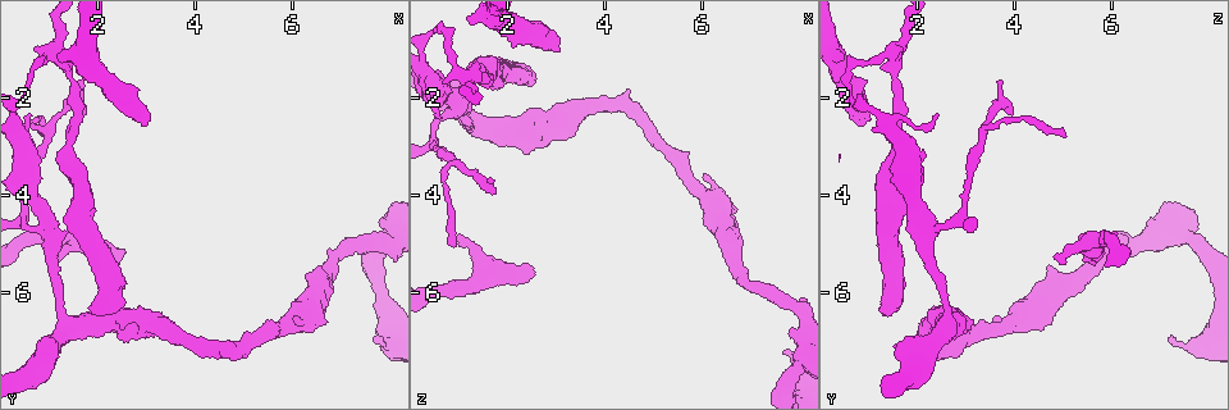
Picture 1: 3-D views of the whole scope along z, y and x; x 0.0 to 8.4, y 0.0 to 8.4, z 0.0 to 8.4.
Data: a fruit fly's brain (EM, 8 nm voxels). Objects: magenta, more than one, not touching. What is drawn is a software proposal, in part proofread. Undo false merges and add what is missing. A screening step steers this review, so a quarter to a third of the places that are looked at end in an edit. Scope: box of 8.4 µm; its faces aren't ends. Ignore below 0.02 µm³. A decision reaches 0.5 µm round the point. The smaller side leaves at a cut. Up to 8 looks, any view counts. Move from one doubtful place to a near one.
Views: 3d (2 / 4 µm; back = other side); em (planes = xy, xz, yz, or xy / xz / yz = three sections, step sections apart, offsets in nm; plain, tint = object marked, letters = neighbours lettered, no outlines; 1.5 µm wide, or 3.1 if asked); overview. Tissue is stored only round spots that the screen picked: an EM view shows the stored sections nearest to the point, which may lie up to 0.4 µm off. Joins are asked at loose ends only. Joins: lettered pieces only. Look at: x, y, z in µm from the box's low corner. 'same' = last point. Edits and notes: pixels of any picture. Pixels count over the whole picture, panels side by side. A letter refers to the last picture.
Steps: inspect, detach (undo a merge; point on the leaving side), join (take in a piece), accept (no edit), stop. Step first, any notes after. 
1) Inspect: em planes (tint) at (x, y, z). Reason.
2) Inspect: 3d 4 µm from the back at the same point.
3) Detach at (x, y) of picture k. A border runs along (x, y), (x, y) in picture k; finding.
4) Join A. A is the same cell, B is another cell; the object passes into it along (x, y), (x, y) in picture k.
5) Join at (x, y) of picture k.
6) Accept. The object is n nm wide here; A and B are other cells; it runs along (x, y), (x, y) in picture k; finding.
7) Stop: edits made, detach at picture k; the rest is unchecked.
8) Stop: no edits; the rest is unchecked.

Inspect: em planes (plain) at (3.10, 2.50, 1.00). An open end.

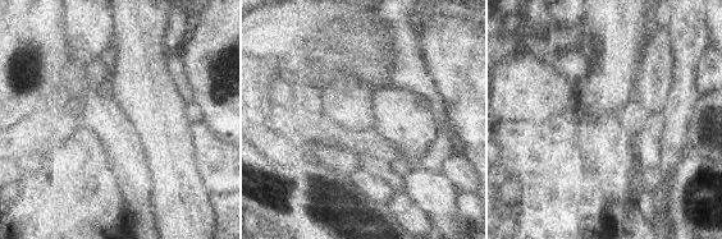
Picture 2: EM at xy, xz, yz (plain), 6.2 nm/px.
Inspect: em planes (letters) at the same point.

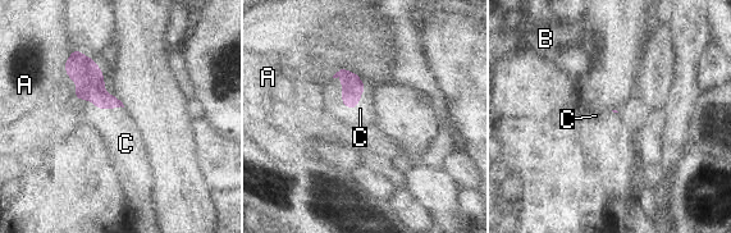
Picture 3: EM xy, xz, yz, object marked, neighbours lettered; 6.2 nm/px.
Join at (360, 109) of picture 3. C is the same cell, A and B are other cells; the object passes into it along (352, 86), (357, 105), (360, 109) in picture 3; it goes on there.

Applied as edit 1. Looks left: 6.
Inspect: overview.

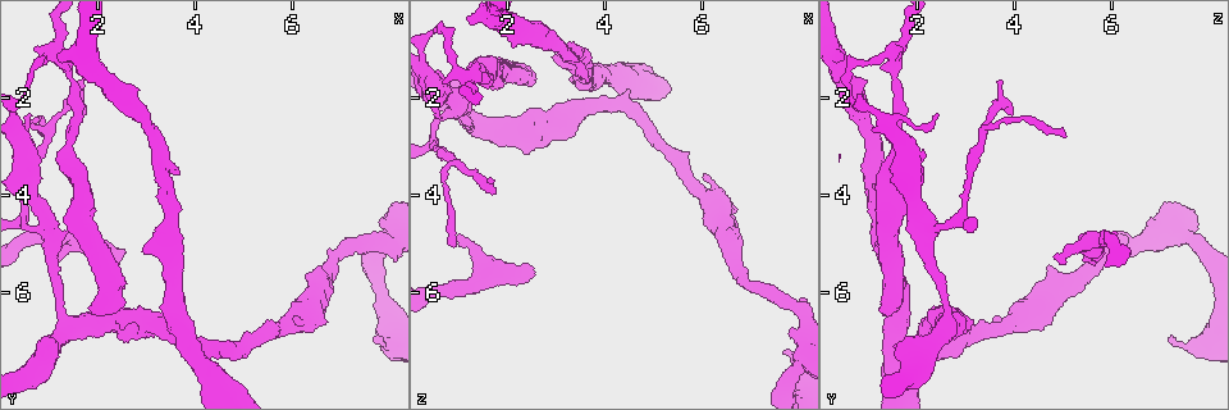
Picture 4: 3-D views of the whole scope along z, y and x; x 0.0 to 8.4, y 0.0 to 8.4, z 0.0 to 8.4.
Inspect: em planes (letters) at (2.55, 5.10, 5.60). An open end.

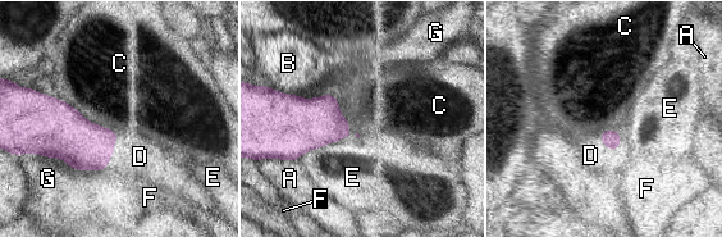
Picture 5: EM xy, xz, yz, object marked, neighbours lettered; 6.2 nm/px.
Join at (140, 156) of picture 5. The longest contact is with C, 480 nm; D is the same cell, A, B, C, E, F and G are other cells; the neuron continues.

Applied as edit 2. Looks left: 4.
Inspect: em yz step 4 (letters) at (1.00, 5.30, 4.80).

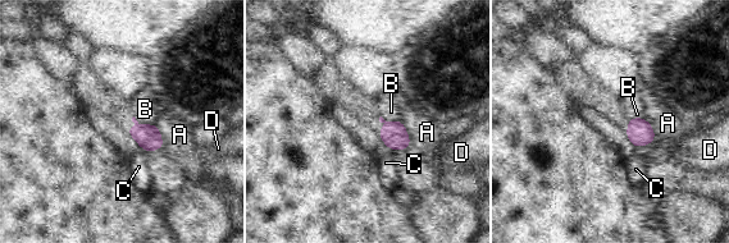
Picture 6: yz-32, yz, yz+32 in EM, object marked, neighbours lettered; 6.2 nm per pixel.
Accept. A, B, C and D are other cells; a border runs along (133, 117), (140, 123), (154, 124) in picture 6; none of them fits.

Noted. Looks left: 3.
Stop: edits made, join at picture 3, join at picture 5; the rest is unchecked.

